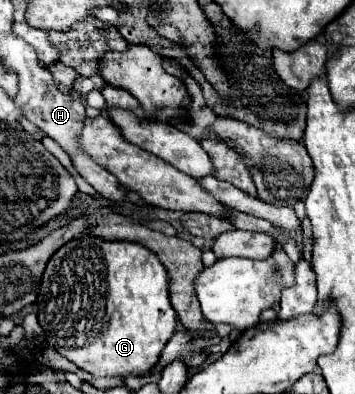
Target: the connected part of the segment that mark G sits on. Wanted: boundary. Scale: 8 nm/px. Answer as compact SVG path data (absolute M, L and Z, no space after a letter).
M93 234L69 240L51 256L35 304L47 344L91 376L147 376L177 324L169 302L169 276L157 254L137 242L105 240Z

